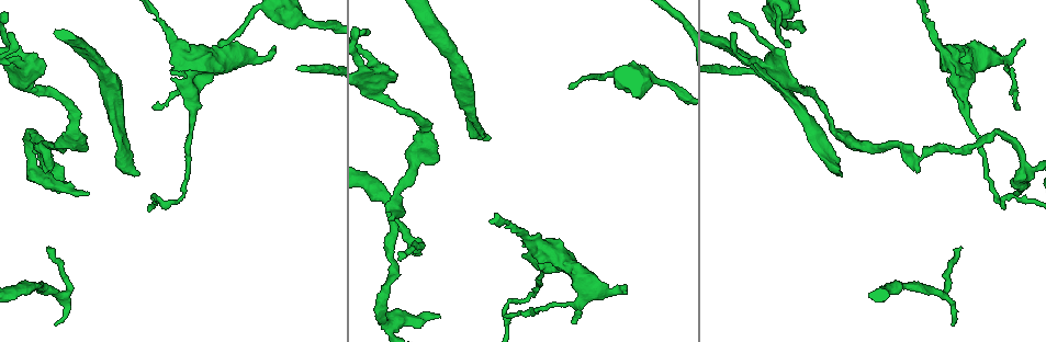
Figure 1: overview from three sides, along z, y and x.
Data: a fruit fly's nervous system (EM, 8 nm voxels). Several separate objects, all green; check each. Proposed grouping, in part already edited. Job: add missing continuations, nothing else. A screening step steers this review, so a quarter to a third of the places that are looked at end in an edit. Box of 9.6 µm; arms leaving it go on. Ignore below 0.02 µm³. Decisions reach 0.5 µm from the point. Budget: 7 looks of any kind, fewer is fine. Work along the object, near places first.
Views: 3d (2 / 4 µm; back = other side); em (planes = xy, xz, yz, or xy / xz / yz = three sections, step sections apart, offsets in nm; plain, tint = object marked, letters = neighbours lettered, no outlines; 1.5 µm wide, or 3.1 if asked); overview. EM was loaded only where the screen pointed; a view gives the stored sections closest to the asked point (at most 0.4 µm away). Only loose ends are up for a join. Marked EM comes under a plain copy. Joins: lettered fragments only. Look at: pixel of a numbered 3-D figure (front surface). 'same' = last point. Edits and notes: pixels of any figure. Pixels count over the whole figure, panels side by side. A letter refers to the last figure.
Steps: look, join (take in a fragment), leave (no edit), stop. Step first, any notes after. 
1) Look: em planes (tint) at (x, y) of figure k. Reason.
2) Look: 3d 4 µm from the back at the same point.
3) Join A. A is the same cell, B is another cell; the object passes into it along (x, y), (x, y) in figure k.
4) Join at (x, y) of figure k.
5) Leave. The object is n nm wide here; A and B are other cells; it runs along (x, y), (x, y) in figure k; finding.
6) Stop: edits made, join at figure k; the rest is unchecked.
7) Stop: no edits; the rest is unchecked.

Look: em xy step 4 (tint) at (274, 46) of figure 1. Free end.

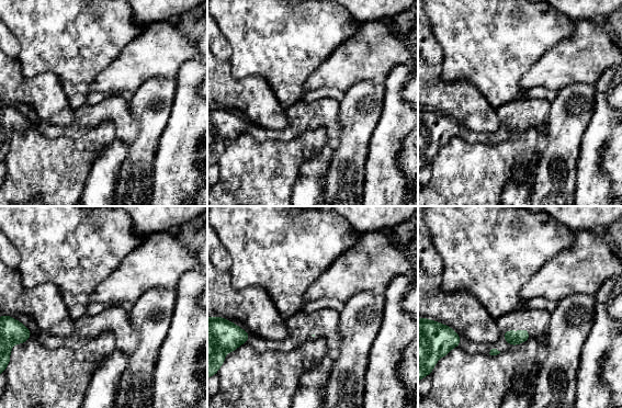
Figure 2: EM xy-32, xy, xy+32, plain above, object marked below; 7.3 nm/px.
Look: em planes (letters) at the same point. Another direction.

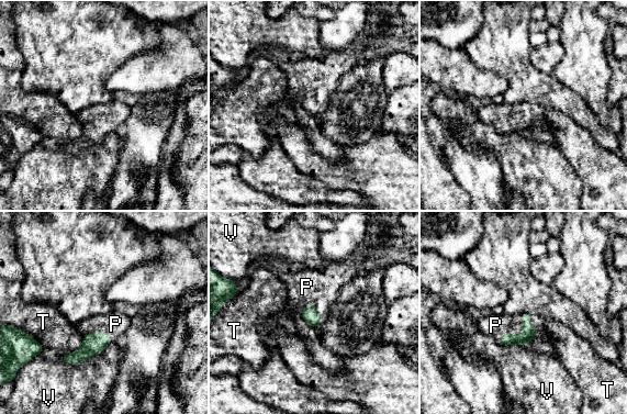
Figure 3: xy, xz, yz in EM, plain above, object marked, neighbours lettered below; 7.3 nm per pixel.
Join P. P is the same cell, T and V are other cells; the object passes into it along (528, 331), (516, 336), (495, 325) in figure 3; it goes on there.

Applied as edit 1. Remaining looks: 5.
Look: em xy step 4 (letters) at (1025, 41) of figure 1. Tapers out.

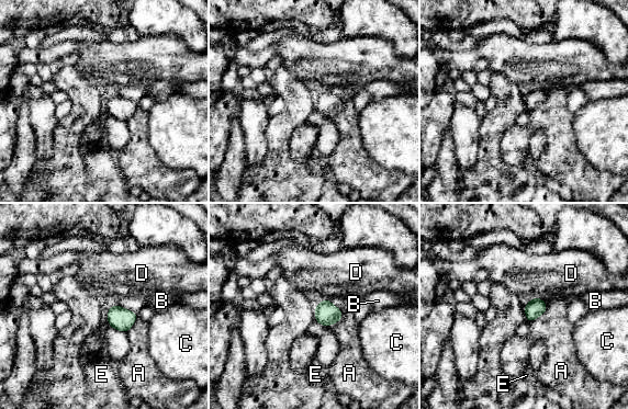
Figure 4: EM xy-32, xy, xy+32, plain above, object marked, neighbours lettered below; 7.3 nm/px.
Look: em planes (letters) at the same point.

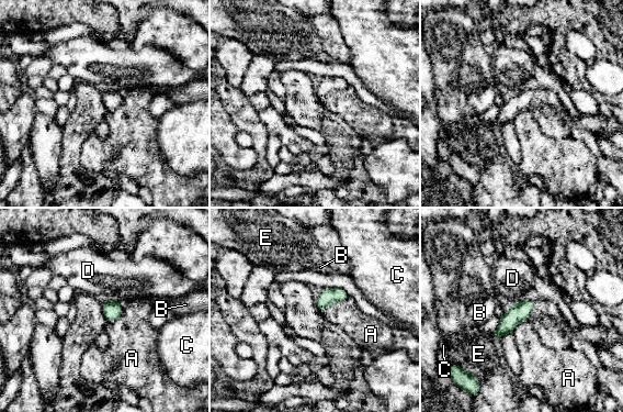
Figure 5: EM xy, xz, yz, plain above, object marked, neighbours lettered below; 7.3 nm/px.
Leave. The longest contact is with A, 240 nm; A, B, C, D and E are other cells; no lettered fragment goes on from it.

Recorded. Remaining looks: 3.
Look: 3d 4 µm at (401, 259) of figure 1. Free end.

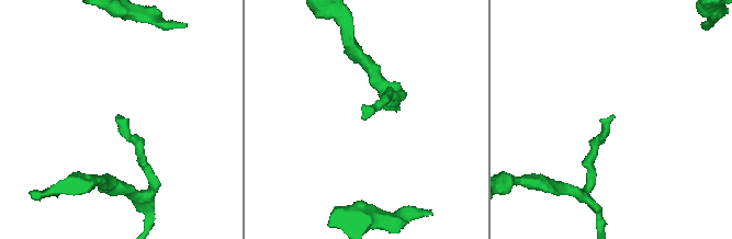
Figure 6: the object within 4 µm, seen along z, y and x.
Look: em xy step 8 (letters) at (611, 118) of figure 6. Need the tissue.

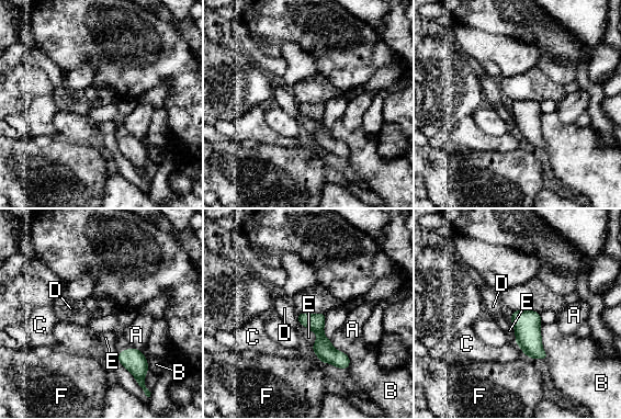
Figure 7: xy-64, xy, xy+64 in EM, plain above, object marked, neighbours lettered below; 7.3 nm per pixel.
Look: em planes (letters) at the same point. Cut it another way.

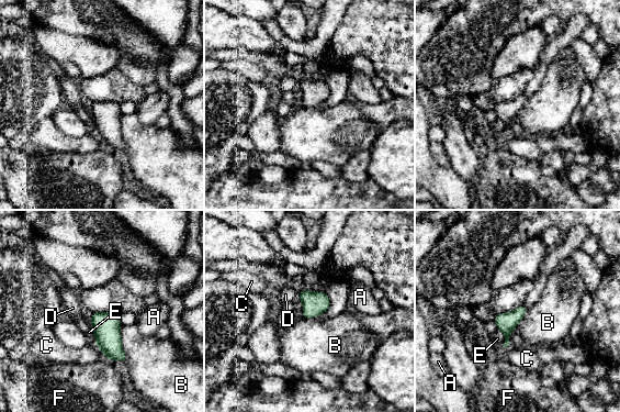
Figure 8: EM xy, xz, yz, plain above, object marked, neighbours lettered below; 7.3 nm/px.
Leave. The longest contact is with B, 260 nm; A, B, C, D, E and F are other cells; a border runs along (120, 326), (121, 348), (126, 362) in figure 8; none of them fits.

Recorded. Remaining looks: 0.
Stop: edits made, join at figure 3; the rest is unchecked.

